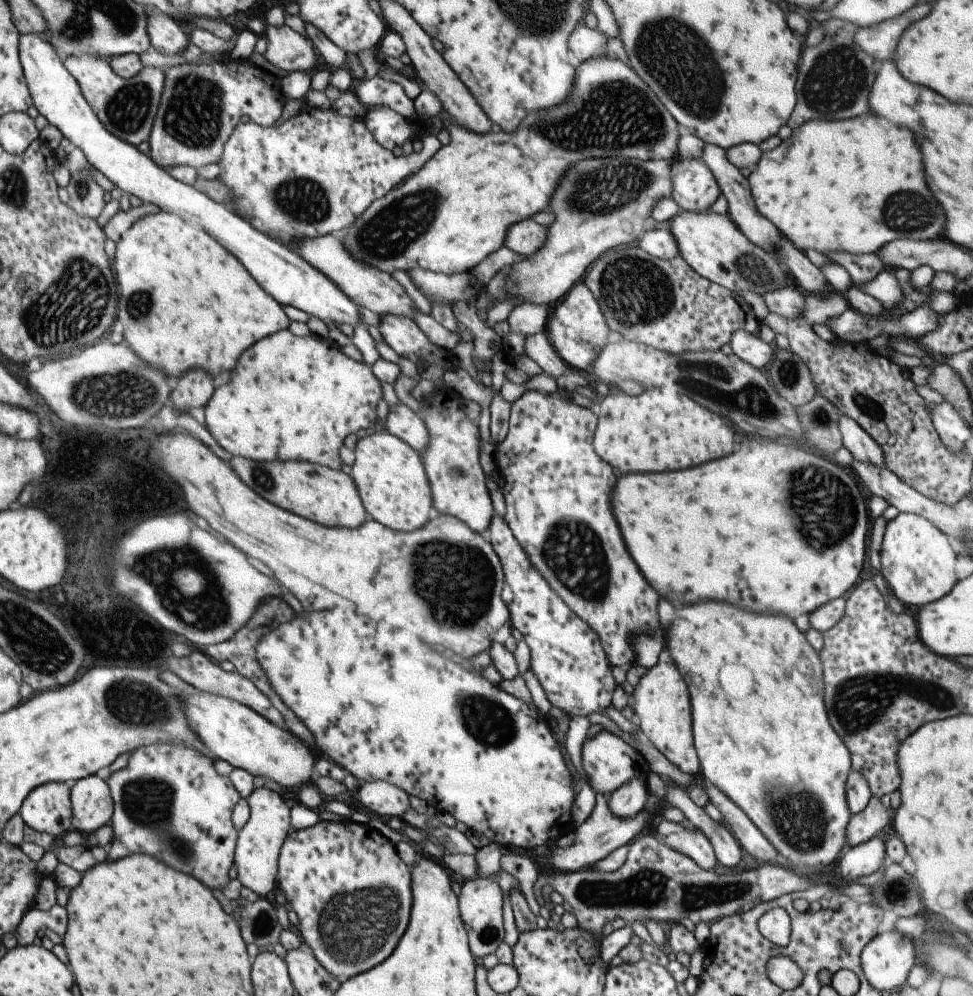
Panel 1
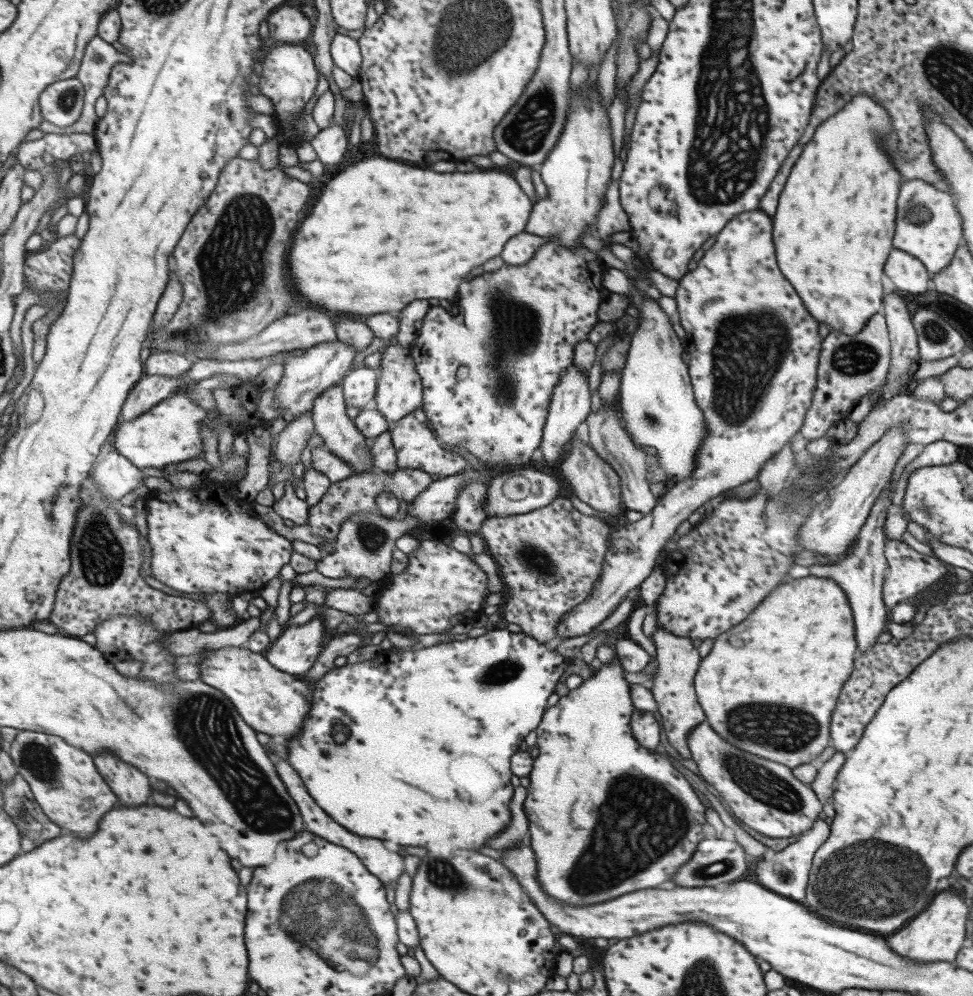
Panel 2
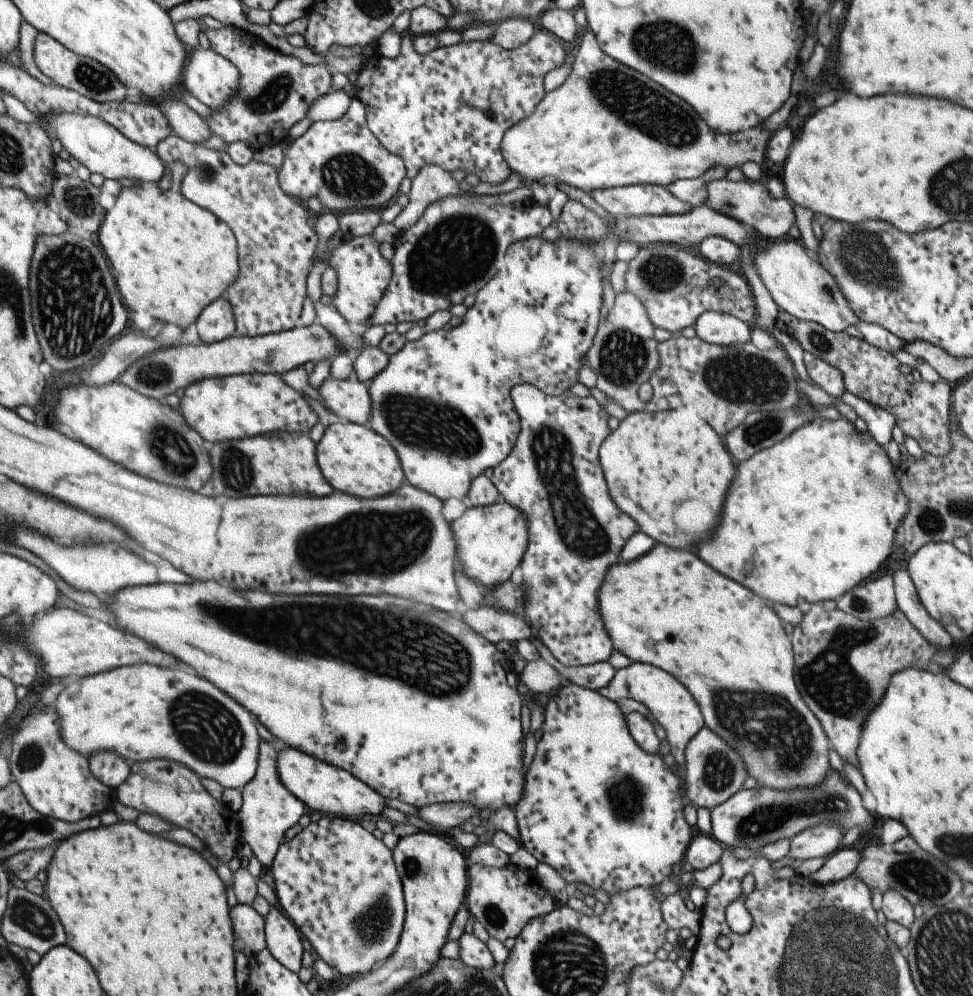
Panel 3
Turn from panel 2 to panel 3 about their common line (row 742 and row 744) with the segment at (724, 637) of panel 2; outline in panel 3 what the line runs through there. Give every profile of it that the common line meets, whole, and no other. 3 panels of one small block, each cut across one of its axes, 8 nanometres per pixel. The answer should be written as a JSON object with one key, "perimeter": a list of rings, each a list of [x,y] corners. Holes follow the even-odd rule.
{"perimeter":[[[655,544],[647,554],[639,556],[633,562],[615,562],[607,568],[603,582],[599,586],[599,616],[602,628],[609,637],[612,644],[612,650],[618,651],[626,656],[631,663],[647,663],[670,674],[689,694],[699,707],[704,725],[713,731],[715,735],[722,738],[733,750],[742,758],[745,763],[748,776],[752,776],[757,780],[759,787],[767,787],[775,790],[789,790],[793,787],[805,787],[816,785],[818,782],[824,781],[830,764],[828,761],[828,752],[831,749],[830,740],[821,728],[820,722],[813,716],[800,694],[797,687],[793,684],[793,651],[792,644],[787,639],[783,628],[781,628],[780,618],[773,614],[773,610],[765,604],[765,600],[761,600],[759,596],[755,596],[753,592],[749,592],[747,588],[739,586],[737,582],[721,576],[719,572],[713,572],[707,564],[703,564],[699,558],[695,558],[693,554],[687,552],[679,552],[679,550],[671,550],[671,548],[663,548],[663,544]],[[715,656],[725,656],[725,664],[721,664],[719,658]]]}

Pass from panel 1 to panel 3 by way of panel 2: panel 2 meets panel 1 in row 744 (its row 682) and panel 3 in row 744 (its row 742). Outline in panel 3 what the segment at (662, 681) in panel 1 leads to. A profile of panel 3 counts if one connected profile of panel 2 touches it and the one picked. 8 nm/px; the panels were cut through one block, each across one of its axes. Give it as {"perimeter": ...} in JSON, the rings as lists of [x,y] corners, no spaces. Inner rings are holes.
{"perimeter":[[[629,663],[626,667],[617,669],[607,686],[598,690],[605,698],[615,701],[619,698],[631,698],[643,704],[655,720],[663,727],[666,740],[670,746],[670,754],[674,757],[674,771],[681,776],[684,764],[686,744],[697,734],[704,725],[699,707],[688,690],[677,682],[670,674],[656,666],[647,663]]]}

